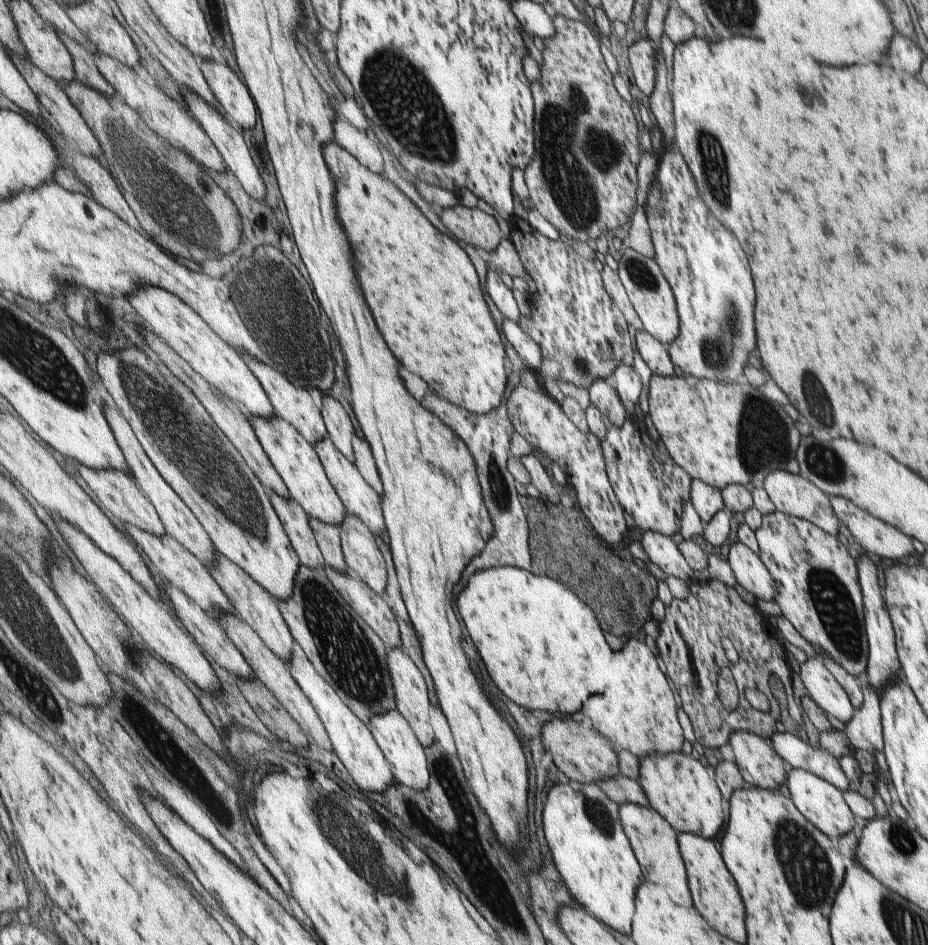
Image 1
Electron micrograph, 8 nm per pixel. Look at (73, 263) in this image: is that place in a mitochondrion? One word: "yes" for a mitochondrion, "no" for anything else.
no

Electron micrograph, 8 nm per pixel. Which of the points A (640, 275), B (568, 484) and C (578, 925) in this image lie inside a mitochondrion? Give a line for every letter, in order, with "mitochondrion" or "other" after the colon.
A: mitochondrion
B: other
C: other

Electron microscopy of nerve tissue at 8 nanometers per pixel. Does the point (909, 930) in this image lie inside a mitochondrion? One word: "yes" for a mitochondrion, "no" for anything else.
yes

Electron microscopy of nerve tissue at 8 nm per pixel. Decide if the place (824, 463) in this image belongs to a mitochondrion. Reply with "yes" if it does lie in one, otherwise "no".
yes

